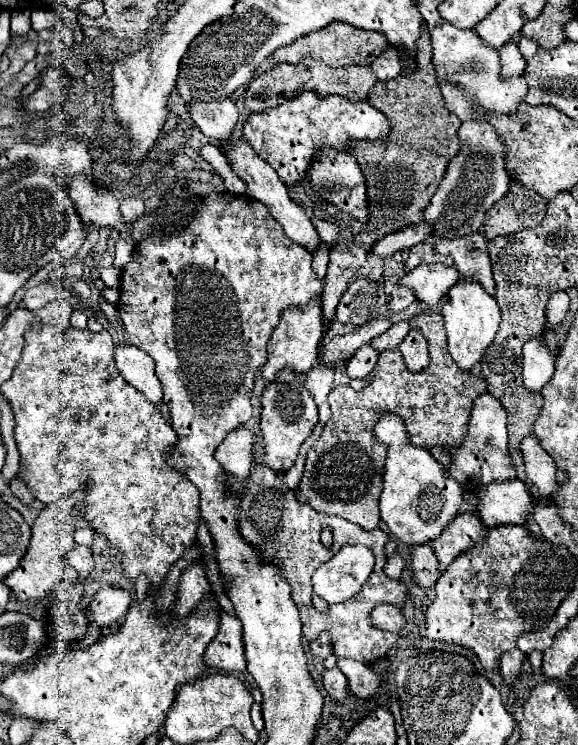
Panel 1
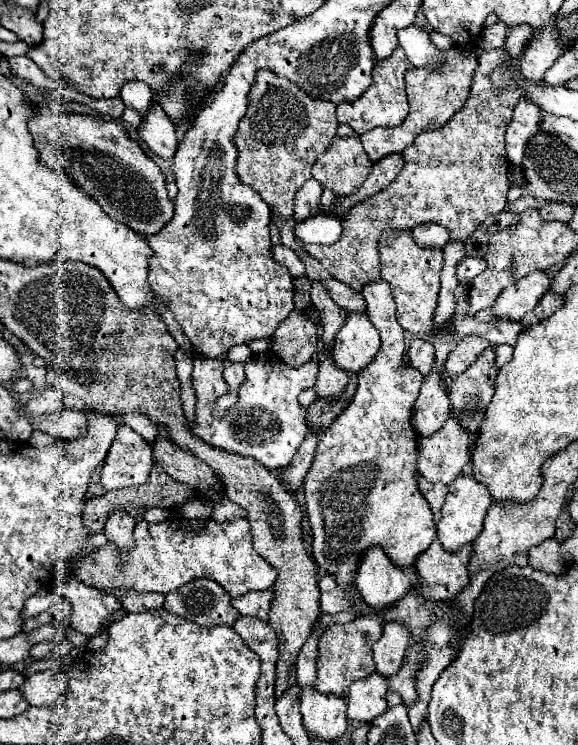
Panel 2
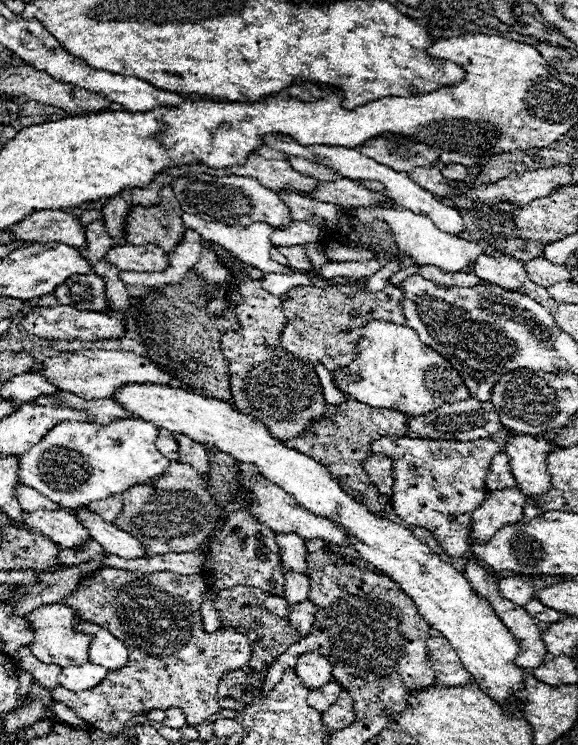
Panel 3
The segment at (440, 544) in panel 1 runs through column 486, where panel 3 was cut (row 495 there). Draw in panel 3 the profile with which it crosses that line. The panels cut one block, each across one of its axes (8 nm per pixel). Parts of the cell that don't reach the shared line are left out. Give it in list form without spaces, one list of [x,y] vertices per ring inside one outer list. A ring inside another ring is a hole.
[[[512,434],[506,440],[504,452],[510,458],[510,470],[516,486],[528,496],[548,492],[552,488],[550,474],[546,470],[546,456],[552,450],[542,436]]]

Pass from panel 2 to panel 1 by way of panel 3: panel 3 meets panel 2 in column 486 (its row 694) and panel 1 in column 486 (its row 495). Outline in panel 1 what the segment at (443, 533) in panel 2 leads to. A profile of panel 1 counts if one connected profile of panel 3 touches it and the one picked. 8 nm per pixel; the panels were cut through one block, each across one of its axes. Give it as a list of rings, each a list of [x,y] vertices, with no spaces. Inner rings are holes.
[[[460,278],[458,284],[454,284],[446,296],[446,302],[442,304],[442,316],[444,326],[448,334],[448,352],[454,358],[454,362],[462,370],[470,370],[474,364],[480,362],[484,350],[494,340],[494,334],[500,324],[500,308],[494,296],[484,292],[484,286],[474,280]]]

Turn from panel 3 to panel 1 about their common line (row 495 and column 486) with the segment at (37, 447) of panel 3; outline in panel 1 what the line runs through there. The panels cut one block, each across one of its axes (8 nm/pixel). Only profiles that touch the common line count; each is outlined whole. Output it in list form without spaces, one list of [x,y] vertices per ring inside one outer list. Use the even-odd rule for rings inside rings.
[[[448,22],[432,30],[432,64],[436,74],[448,80],[464,96],[470,96],[476,106],[484,108],[486,114],[510,114],[526,100],[528,82],[524,76],[502,78],[500,74],[500,54],[496,48],[488,46],[476,30],[460,30]]]

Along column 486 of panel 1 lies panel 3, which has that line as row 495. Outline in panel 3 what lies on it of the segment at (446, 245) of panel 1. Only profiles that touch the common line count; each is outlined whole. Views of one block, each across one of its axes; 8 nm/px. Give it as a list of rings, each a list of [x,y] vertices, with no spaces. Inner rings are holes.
[[[244,474],[242,480],[242,492],[248,494],[252,492],[252,500],[254,504],[250,506],[250,512],[264,524],[268,524],[268,528],[272,528],[274,532],[296,532],[298,536],[304,536],[304,540],[312,540],[312,538],[320,538],[326,542],[326,546],[350,546],[348,536],[346,536],[346,528],[342,528],[342,524],[336,524],[328,518],[316,516],[312,512],[308,512],[306,508],[302,508],[288,492],[284,492],[282,488],[278,488],[276,484],[268,482],[266,478],[262,478],[260,474]]]

